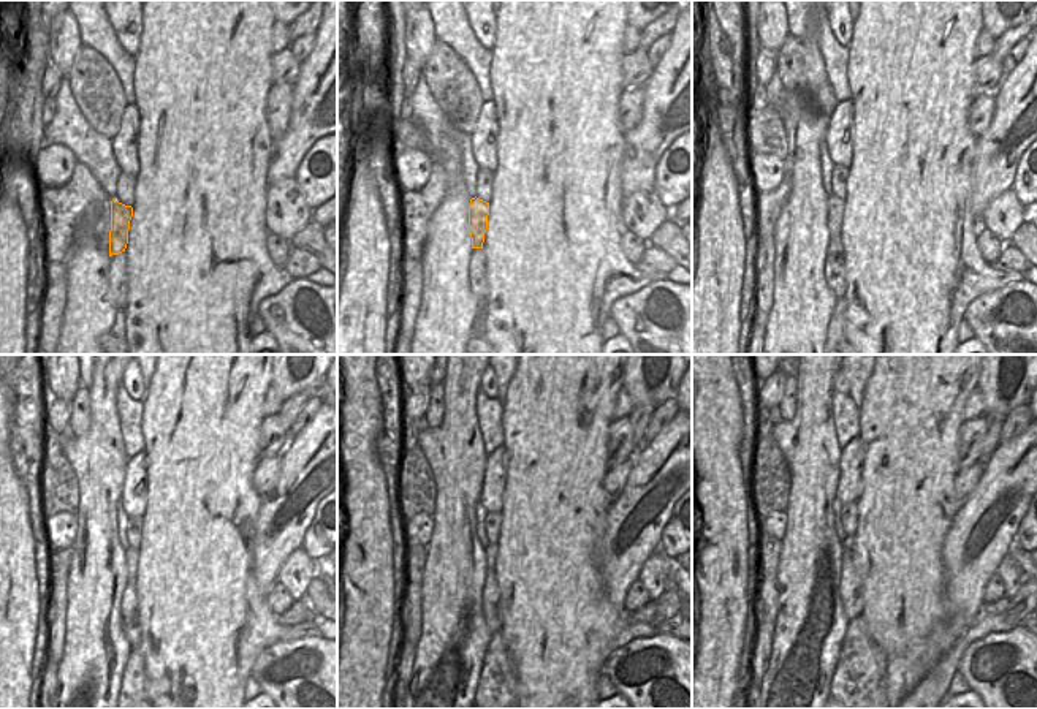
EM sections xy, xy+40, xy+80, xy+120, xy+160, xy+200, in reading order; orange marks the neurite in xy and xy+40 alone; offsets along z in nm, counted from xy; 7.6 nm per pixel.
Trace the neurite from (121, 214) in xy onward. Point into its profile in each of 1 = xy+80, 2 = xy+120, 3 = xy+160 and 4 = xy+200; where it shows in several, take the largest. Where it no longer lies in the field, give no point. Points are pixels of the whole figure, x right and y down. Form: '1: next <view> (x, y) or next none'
1: next xy+80 (835, 206)
2: next xy+120 (132, 556)
3: next xy+160 (490, 551)
4: next xy+200 (849, 540)

